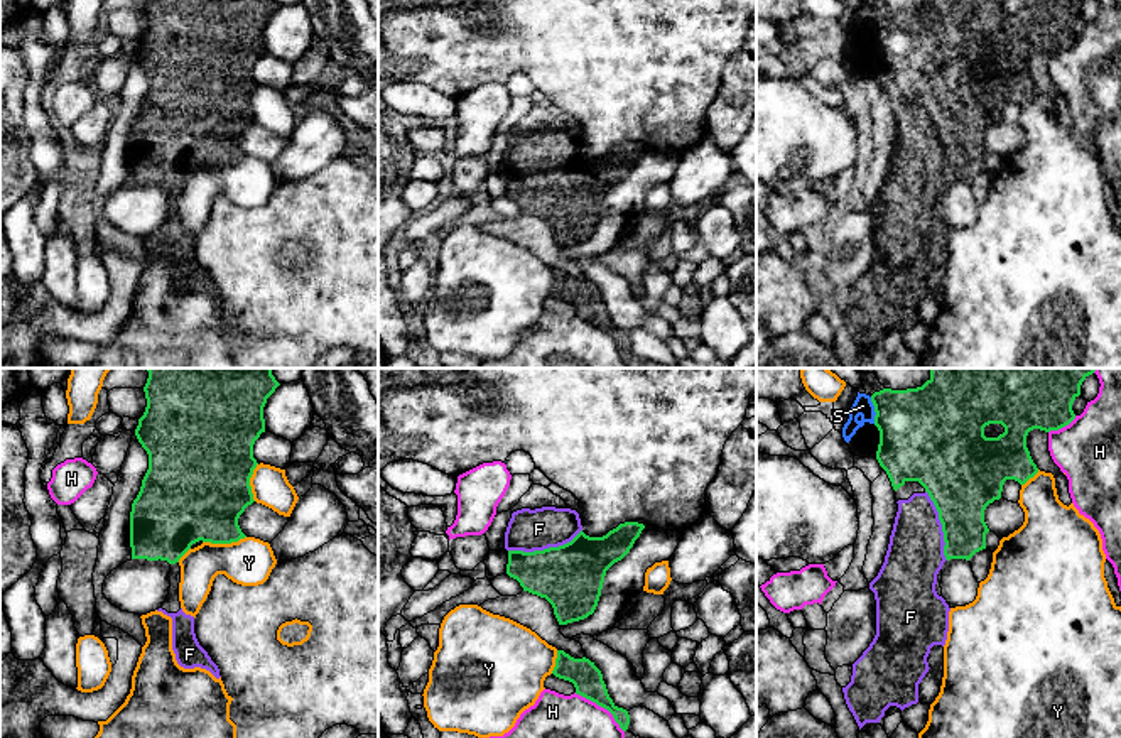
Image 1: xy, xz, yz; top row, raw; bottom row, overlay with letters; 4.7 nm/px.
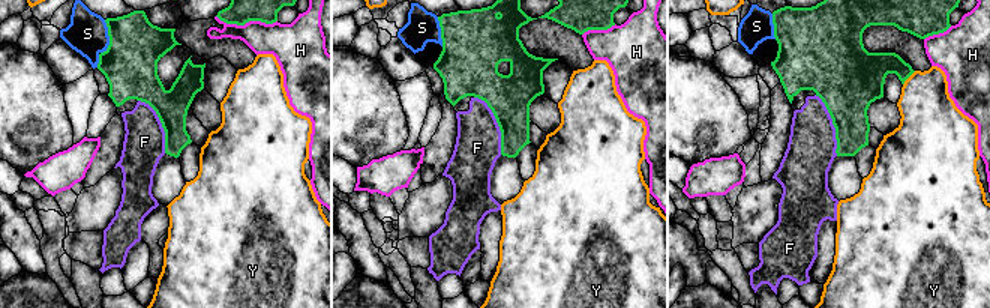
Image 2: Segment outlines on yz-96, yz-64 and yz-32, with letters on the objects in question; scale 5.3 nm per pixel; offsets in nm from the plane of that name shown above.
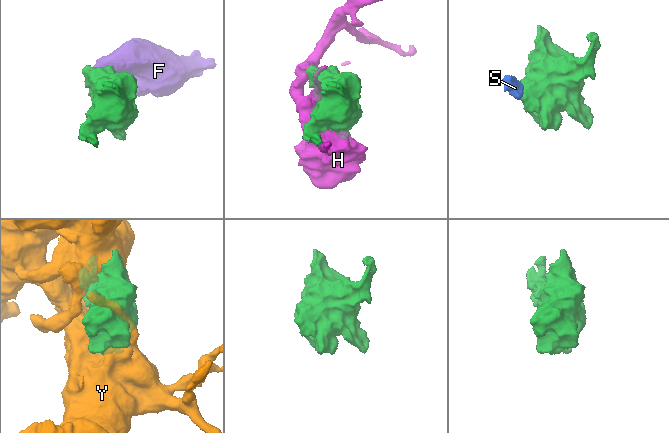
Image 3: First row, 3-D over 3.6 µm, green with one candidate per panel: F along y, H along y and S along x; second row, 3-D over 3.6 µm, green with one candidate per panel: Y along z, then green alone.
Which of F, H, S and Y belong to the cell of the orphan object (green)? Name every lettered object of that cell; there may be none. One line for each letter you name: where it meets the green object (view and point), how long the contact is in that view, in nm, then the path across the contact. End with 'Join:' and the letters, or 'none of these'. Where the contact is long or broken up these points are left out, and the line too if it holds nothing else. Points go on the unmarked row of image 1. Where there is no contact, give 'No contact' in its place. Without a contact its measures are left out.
F: Touches green at xz (544, 171). Shared border 360 nm. Path across: xz (571, 198), (544, 171), (539, 162), (539, 151)
S: Touches green at yz (875, 32). Shared border 130 nm. Path across: yz (922, 53), (892, 32), (875, 32), (863, 27)
Join: F, S

